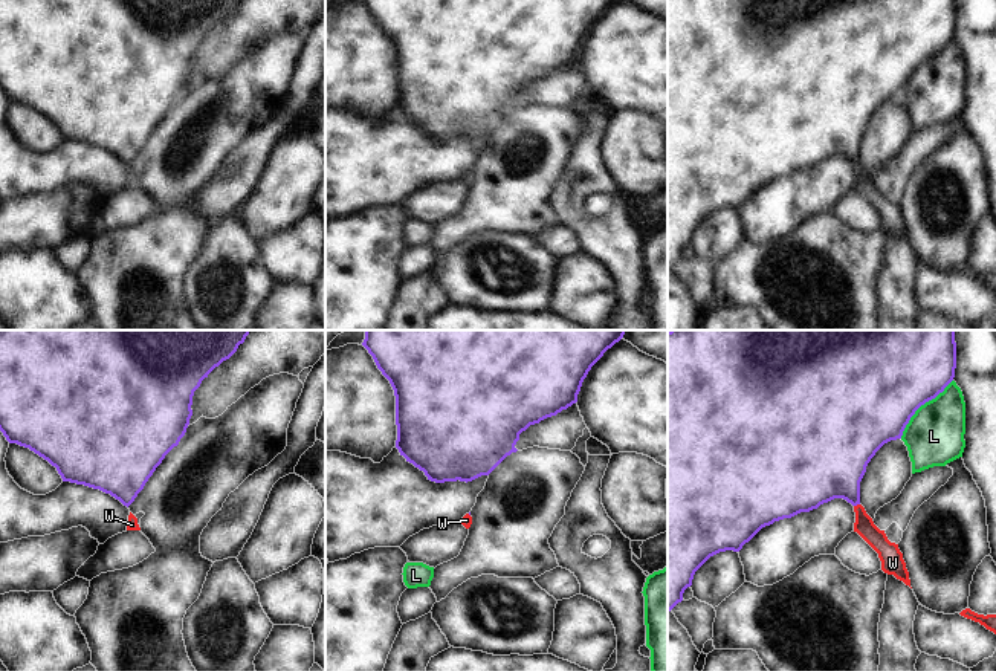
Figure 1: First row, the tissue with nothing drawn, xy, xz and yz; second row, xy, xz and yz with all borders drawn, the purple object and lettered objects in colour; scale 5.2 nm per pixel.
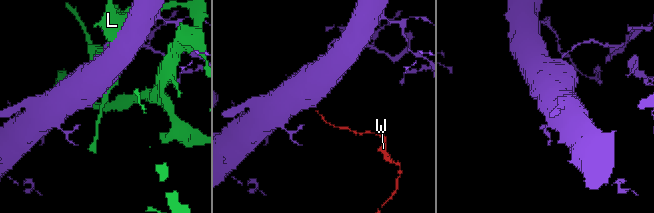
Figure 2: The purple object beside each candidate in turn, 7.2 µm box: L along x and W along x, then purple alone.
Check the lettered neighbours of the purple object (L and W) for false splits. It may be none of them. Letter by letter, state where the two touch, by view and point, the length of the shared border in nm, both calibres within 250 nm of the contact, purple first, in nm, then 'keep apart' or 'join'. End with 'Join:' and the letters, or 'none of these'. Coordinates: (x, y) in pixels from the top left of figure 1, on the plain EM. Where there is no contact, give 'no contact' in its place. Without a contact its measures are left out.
L: yz (921, 61) | 420 nm | 480/300 nm | keep apart
W: yz (856, 162) | 40 nm | 360/100 nm | join
Join: W

